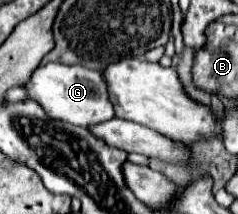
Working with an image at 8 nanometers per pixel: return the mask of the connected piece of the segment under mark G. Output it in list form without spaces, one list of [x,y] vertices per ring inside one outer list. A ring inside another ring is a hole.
[[[51,62],[51,64],[39,66],[33,72],[31,80],[27,82],[27,90],[29,90],[29,96],[33,100],[37,100],[45,108],[45,112],[49,112],[49,116],[55,116],[61,122],[89,128],[93,124],[105,122],[105,120],[115,116],[113,104],[109,100],[105,78],[97,70],[87,70],[83,66],[67,66],[67,64],[53,64]]]

